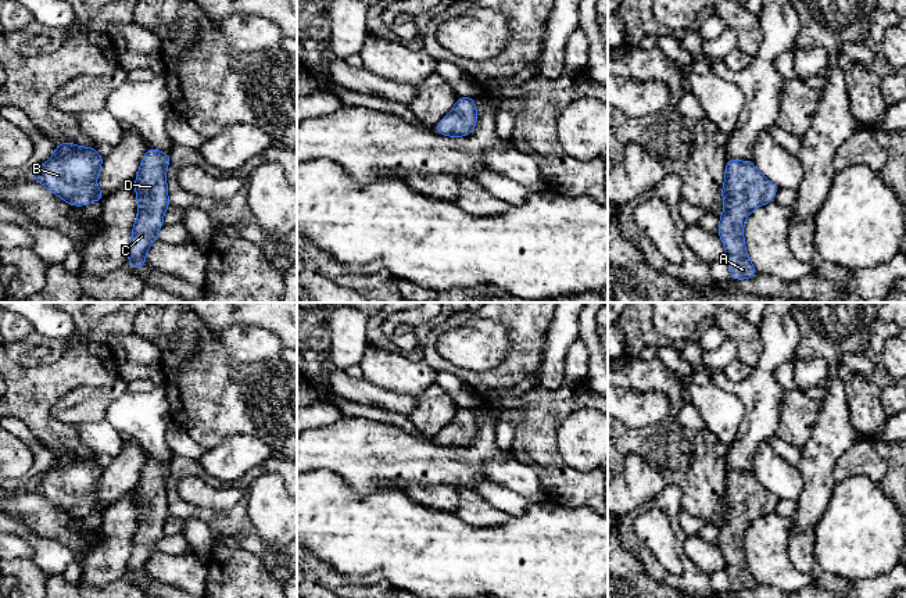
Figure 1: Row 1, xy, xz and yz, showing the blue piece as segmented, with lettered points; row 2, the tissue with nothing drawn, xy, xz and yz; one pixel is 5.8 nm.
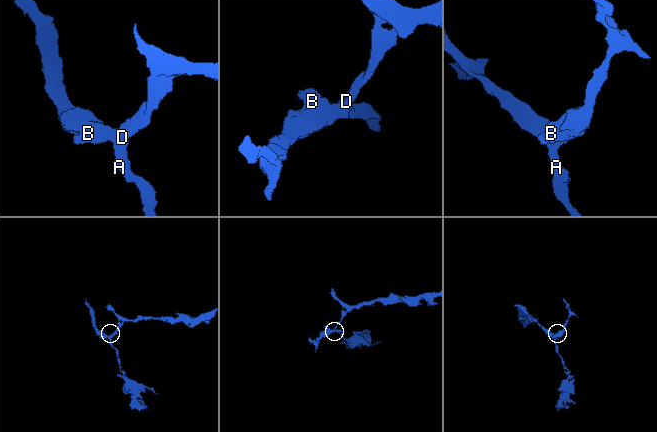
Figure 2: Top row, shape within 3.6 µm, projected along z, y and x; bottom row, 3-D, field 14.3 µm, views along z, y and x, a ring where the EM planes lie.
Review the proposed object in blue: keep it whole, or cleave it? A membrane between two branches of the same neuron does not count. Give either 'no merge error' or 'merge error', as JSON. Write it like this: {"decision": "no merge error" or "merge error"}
{"decision": "no merge error"}

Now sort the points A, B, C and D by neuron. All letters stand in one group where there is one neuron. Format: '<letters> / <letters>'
A B C D

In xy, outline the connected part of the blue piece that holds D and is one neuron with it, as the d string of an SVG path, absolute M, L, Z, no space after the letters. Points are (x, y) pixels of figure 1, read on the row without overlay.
M148 458L135 487L139 526L132 540L132 552L126 565L135 583L147 574L146 563L158 551L157 543L164 536L164 524L171 516L165 491L169 466L171 463Z

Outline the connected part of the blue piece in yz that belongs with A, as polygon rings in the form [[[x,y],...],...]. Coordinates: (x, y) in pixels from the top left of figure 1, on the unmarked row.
[[[726,470],[721,498],[724,522],[719,529],[717,545],[726,559],[726,572],[734,591],[751,590],[758,584],[746,563],[744,533],[755,519],[774,512],[777,501],[751,470]]]

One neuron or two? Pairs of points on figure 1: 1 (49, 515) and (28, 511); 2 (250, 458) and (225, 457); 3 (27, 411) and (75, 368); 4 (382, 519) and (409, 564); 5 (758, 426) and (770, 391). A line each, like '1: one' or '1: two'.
1: one
2: one
3: one
4: one
5: one

